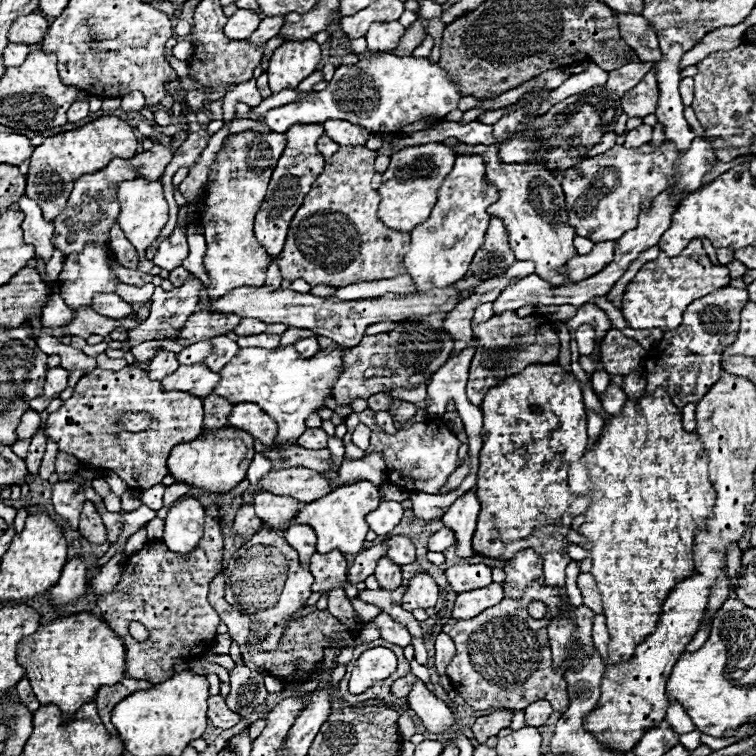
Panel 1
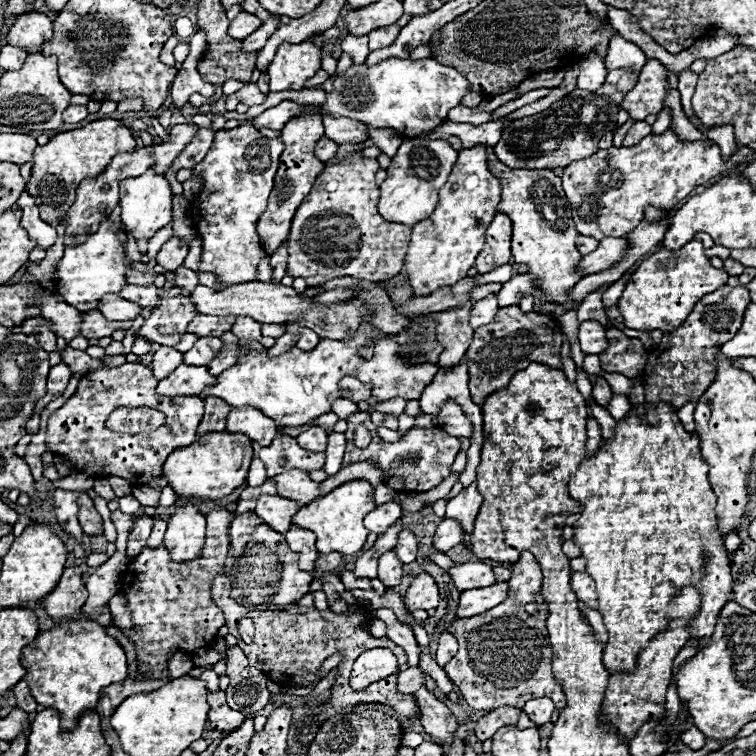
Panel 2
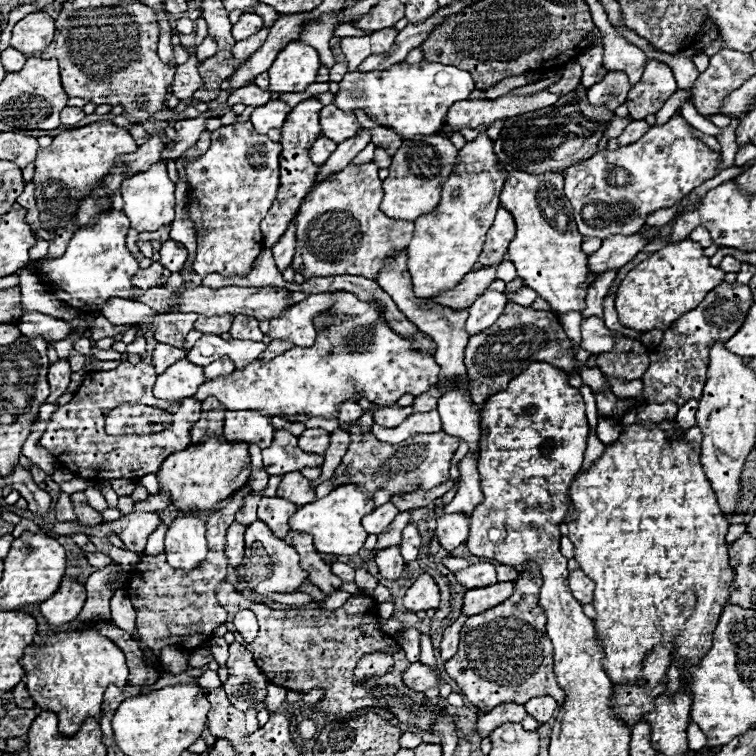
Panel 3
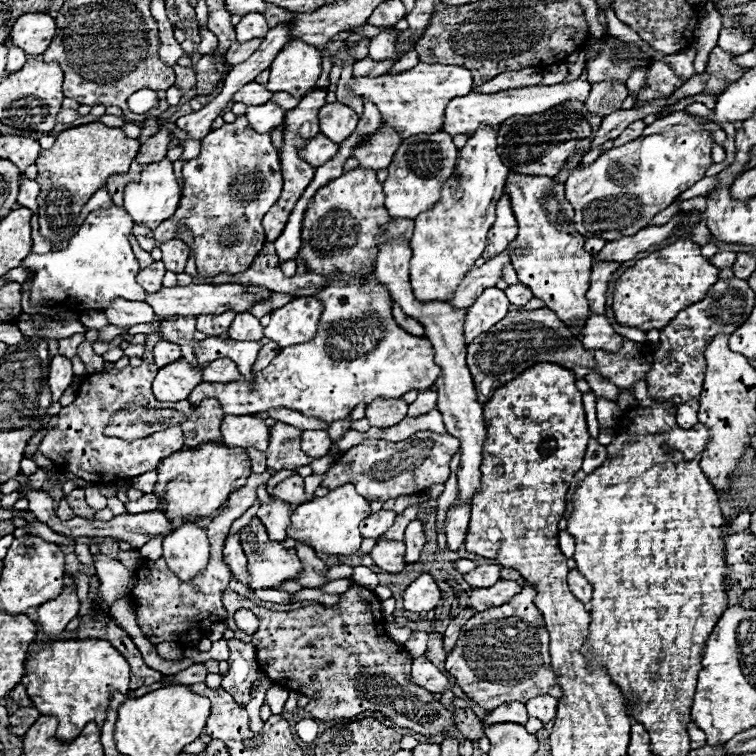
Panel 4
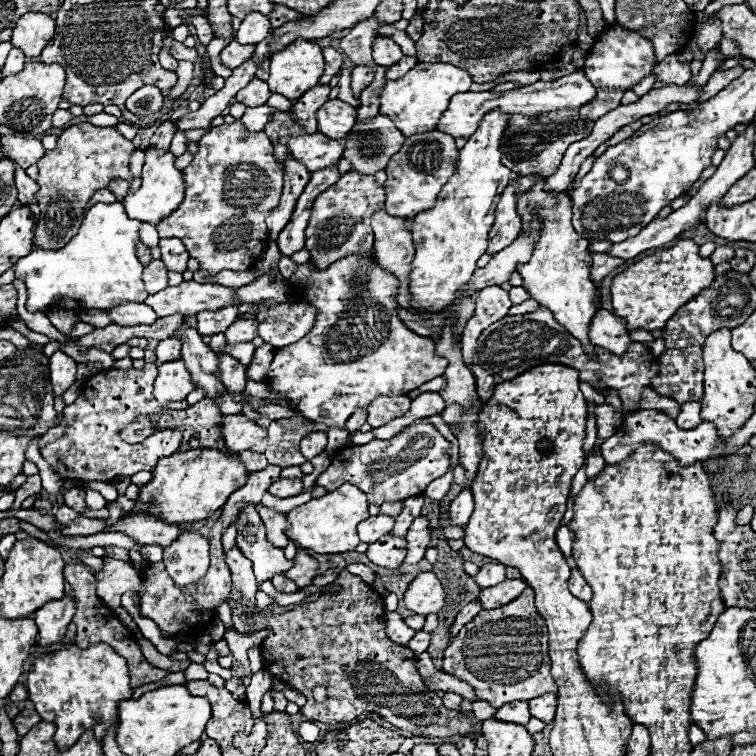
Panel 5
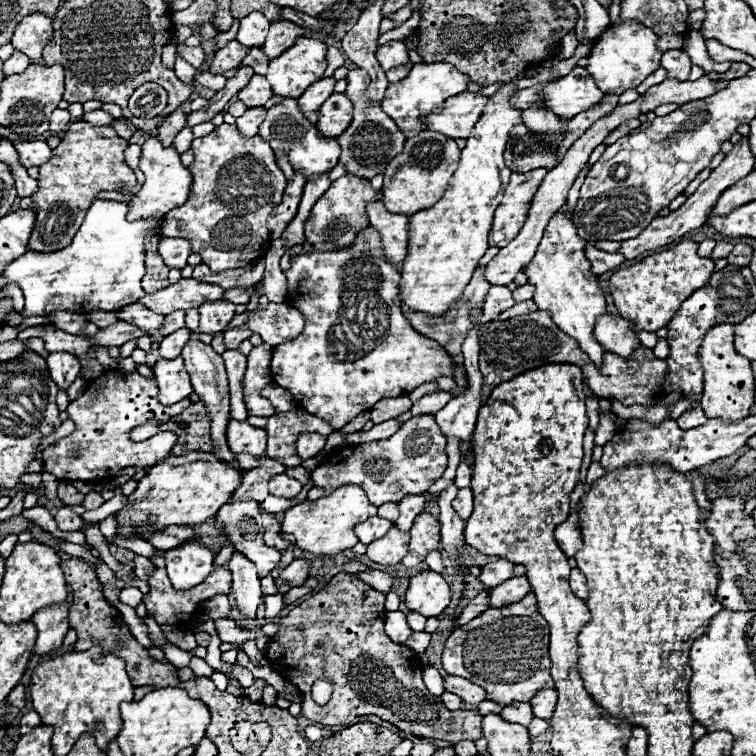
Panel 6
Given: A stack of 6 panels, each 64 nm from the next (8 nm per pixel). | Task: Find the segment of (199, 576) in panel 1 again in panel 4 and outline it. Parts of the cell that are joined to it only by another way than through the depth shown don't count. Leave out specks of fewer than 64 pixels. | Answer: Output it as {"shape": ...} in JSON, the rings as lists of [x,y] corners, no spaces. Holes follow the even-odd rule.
{"shape":[[[266,470],[264,474],[252,474],[242,486],[242,490],[230,494],[226,500],[226,506],[218,516],[212,518],[208,524],[208,540],[210,540],[210,560],[204,572],[194,576],[192,580],[182,582],[164,562],[164,558],[154,560],[142,560],[140,566],[136,568],[136,584],[130,590],[130,598],[134,602],[136,614],[138,614],[138,624],[144,632],[144,636],[158,646],[160,642],[180,642],[186,648],[196,646],[212,628],[214,622],[222,622],[226,616],[226,610],[222,608],[222,592],[228,588],[230,582],[230,568],[222,560],[222,548],[224,548],[224,538],[232,526],[232,522],[242,516],[252,502],[256,500],[256,488],[264,482],[268,482],[270,476],[274,476],[274,470]]]}

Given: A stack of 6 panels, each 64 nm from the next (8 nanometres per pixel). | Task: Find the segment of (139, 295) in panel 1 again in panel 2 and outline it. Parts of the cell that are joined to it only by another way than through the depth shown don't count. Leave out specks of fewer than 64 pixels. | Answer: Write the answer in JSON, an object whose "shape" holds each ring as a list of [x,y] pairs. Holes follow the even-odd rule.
{"shape":[[[126,284],[120,290],[120,296],[124,300],[130,300],[142,308],[154,308],[158,304],[158,288],[154,284],[150,286],[134,286],[134,284]]]}

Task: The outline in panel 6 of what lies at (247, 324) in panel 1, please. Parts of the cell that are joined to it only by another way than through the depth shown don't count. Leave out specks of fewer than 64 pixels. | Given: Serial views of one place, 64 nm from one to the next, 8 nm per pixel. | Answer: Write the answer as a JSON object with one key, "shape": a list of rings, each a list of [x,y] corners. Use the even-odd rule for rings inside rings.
{"shape":[[[236,326],[232,330],[226,330],[224,332],[224,342],[226,342],[226,348],[228,350],[236,350],[240,346],[240,342],[248,340],[252,336],[252,330],[248,326]]]}

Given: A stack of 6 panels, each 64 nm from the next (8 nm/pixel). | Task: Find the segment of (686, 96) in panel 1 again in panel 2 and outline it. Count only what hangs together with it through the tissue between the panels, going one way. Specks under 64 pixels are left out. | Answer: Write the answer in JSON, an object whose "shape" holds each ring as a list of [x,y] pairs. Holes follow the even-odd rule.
{"shape":[[[683,70],[678,73],[678,92],[681,97],[681,104],[686,116],[691,120],[693,115],[692,110],[692,94],[696,87],[696,74],[688,72],[688,70]]]}

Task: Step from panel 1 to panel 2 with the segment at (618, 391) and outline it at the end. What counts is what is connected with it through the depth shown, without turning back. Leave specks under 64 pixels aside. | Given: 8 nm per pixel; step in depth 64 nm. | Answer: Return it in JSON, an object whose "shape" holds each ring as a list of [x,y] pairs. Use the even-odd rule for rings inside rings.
{"shape":[[[614,392],[612,398],[610,398],[610,402],[608,402],[608,412],[612,414],[612,418],[620,420],[620,418],[624,418],[628,414],[628,410],[630,410],[628,398],[624,394],[616,394]]]}

